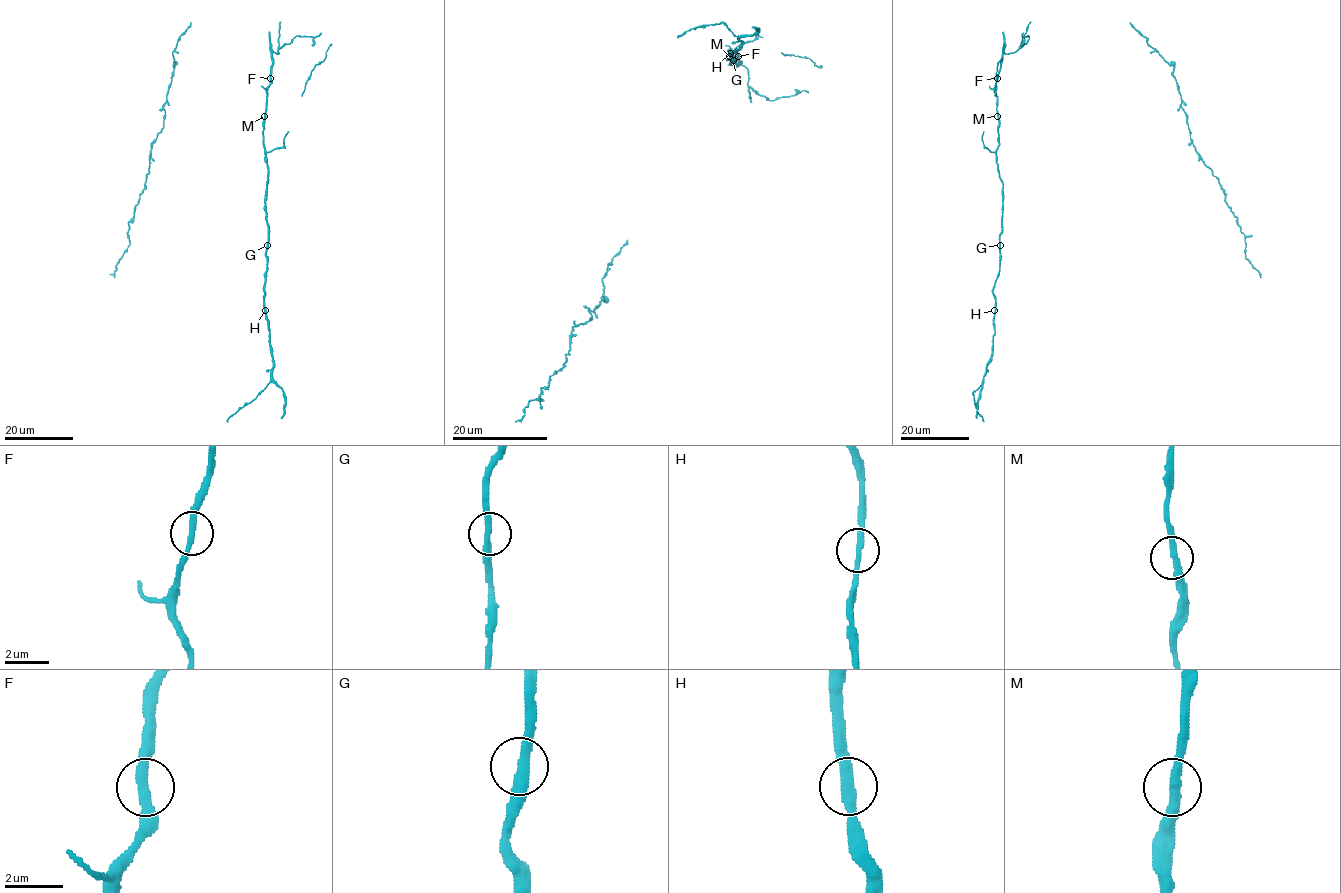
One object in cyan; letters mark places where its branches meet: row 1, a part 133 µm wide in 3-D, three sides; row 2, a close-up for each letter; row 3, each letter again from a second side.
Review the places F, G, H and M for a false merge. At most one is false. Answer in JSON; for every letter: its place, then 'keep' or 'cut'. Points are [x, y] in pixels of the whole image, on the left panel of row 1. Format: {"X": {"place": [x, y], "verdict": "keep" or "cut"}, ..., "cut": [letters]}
{"F": {"place": [270, 78], "verdict": "keep"}, "G": {"place": [267, 245], "verdict": "keep"}, "H": {"place": [265, 310], "verdict": "keep"}, "M": {"place": [264, 116], "verdict": "keep"}, "cut": []}

